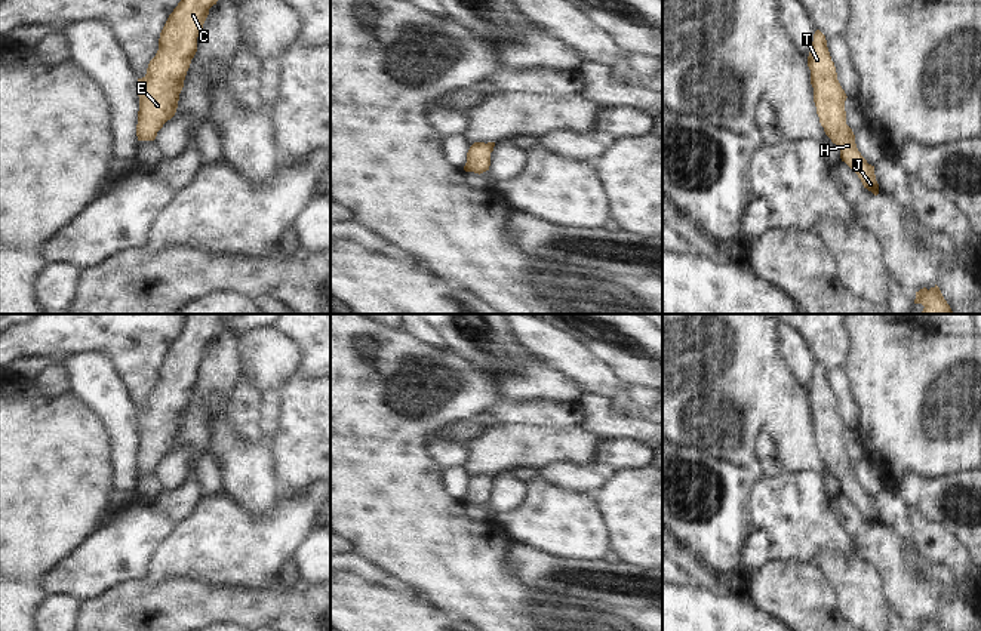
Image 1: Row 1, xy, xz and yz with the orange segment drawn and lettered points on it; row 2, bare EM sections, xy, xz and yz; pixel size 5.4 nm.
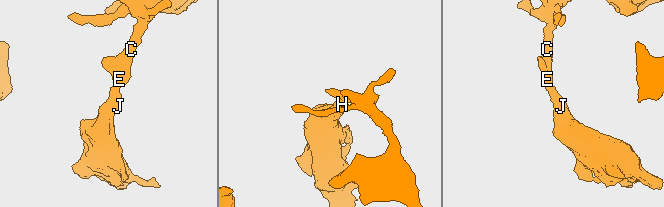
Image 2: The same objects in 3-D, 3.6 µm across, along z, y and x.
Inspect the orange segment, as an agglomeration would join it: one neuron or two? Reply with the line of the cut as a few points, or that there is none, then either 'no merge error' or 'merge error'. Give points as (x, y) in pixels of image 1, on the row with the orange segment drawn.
cut none; no merge error

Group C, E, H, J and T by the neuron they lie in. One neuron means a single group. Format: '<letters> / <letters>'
C E H J T

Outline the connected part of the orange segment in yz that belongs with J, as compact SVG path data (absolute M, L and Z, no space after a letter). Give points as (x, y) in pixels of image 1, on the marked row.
M819 30L814 34L808 67L811 70L817 114L825 135L837 145L842 161L858 175L864 188L877 196L879 184L874 166L868 164L861 156L855 144L855 135L846 124L845 101L848 96L837 80L825 36Z

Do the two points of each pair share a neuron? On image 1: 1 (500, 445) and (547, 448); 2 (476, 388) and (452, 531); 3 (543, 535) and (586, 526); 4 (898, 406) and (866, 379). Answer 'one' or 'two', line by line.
1: one
2: one
3: one
4: one

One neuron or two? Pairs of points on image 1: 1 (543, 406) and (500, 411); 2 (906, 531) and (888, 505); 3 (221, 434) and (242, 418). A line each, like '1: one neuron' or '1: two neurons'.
1: one neuron
2: one neuron
3: two neurons

